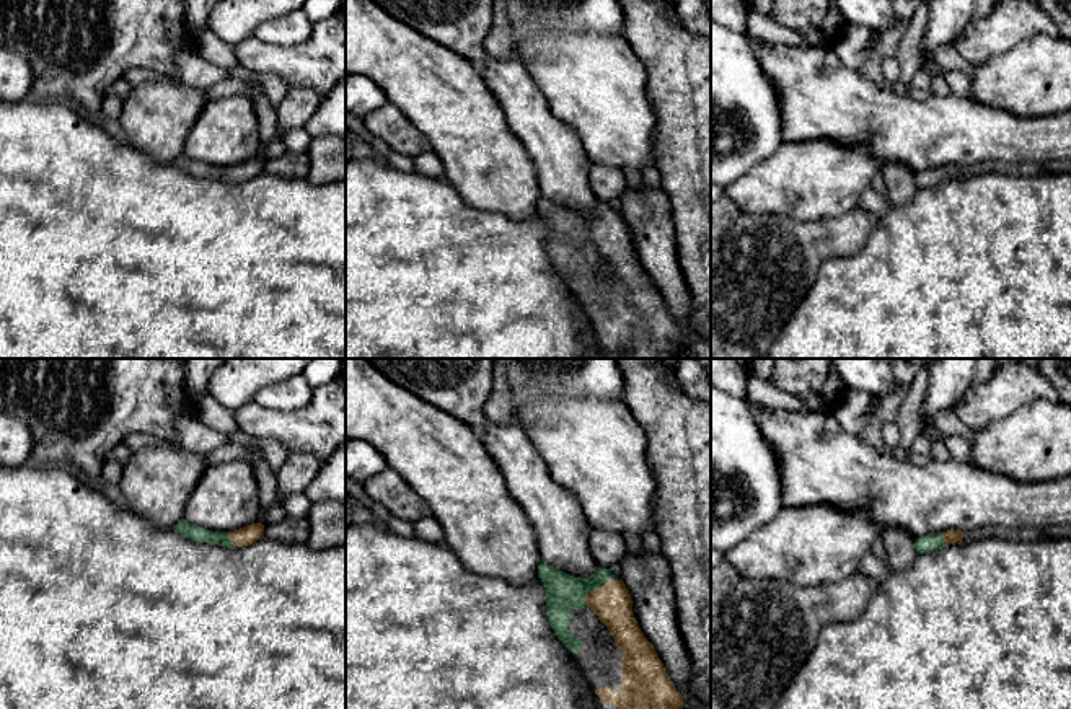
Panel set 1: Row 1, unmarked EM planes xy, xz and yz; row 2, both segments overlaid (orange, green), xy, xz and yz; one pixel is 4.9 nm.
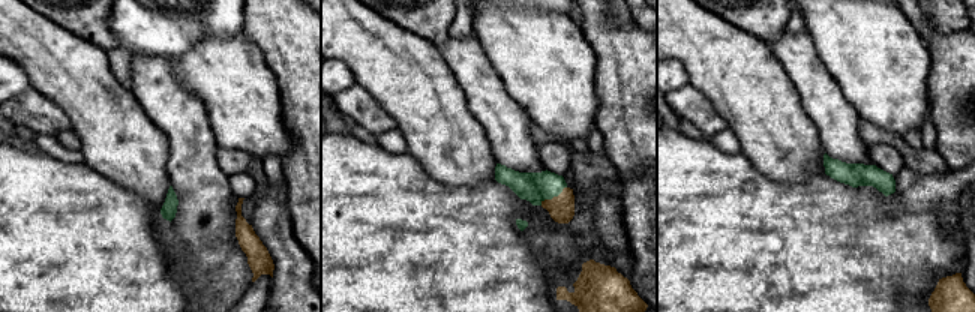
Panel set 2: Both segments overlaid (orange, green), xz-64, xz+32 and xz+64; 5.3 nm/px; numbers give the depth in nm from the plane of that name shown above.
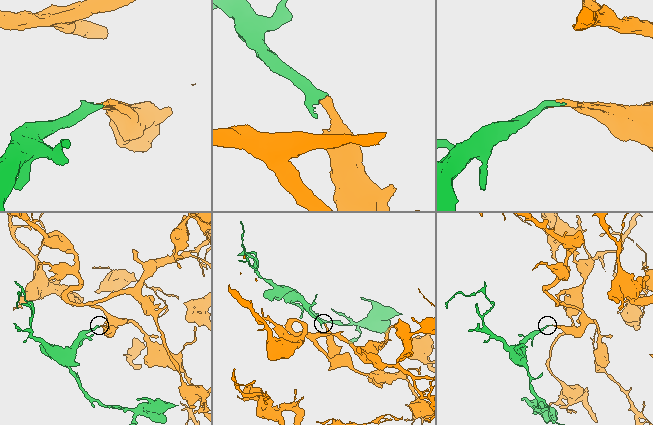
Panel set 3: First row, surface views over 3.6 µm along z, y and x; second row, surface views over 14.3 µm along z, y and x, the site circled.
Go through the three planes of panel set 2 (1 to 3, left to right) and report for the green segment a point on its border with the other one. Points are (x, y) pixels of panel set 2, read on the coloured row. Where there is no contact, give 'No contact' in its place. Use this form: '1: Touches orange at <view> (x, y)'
1: No contact
2: Touches orange at xz+32 (554, 197)
3: No contact

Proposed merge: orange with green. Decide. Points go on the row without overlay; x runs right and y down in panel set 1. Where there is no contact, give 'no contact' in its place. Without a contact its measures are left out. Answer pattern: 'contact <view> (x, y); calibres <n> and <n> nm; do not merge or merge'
contact xz (597, 224); calibres 190 and 180 nm; merge

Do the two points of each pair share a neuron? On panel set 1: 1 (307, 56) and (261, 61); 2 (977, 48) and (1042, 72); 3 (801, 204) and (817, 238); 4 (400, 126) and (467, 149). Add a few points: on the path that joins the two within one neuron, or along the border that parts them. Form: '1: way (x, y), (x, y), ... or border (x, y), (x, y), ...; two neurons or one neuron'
1: way (295, 61), (273, 61); one neuron
2: border (1031, 35), (977, 66); two neurons
3: border (845, 212), (822, 219), (770, 215); two neurons
4: border (396, 106), (427, 139), (432, 150); two neurons

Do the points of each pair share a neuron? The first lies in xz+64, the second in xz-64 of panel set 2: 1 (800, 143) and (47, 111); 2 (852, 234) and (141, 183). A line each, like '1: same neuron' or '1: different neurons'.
1: different neurons
2: different neurons

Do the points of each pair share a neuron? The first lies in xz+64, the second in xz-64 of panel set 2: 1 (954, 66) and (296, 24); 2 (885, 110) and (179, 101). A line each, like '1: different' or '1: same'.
1: same
2: different

